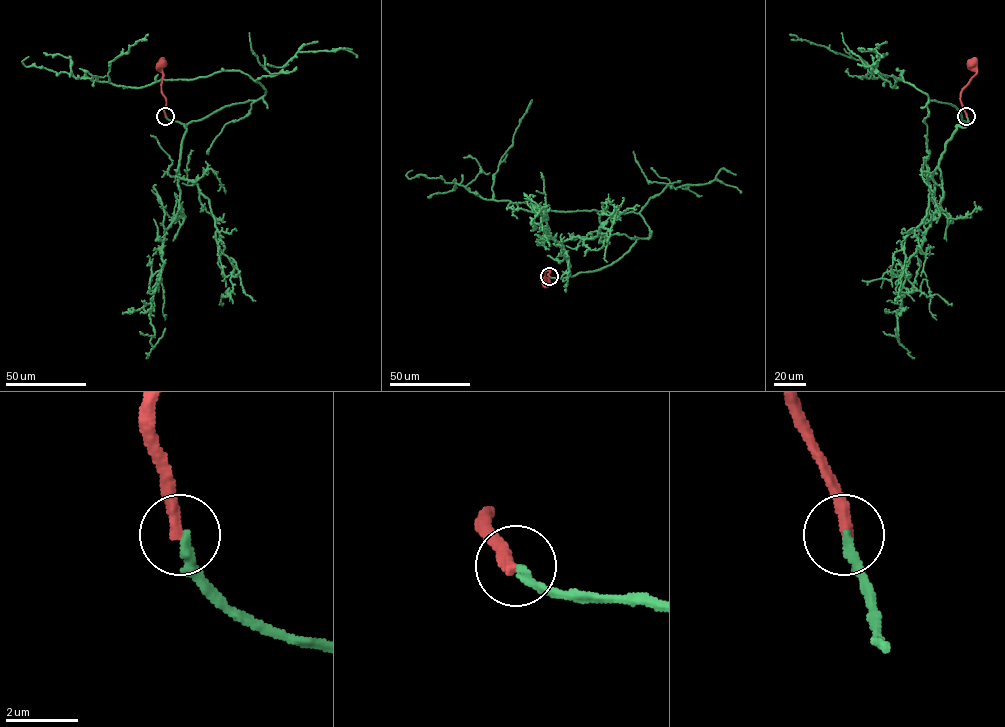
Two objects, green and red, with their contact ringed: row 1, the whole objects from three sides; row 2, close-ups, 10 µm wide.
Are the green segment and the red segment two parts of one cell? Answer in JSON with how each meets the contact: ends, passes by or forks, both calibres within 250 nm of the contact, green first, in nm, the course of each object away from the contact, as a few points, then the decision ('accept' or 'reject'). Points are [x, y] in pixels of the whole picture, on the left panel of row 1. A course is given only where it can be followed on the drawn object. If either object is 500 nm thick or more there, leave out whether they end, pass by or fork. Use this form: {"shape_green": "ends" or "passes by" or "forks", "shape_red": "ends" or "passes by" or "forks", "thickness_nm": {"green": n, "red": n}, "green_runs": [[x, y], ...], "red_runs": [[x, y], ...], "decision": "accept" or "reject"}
{"shape_green": "ends", "shape_red": "ends", "thickness_nm": {"green": 280, "red": 320}, "green_runs": [[165, 116], [187, 125], [257, 100], [265, 90], [238, 70], [141, 87], [113, 85], [110, 63], [148, 34]], "red_runs": [[165, 116], [166, 97], [161, 89], [163, 62]], "decision": "reject"}

